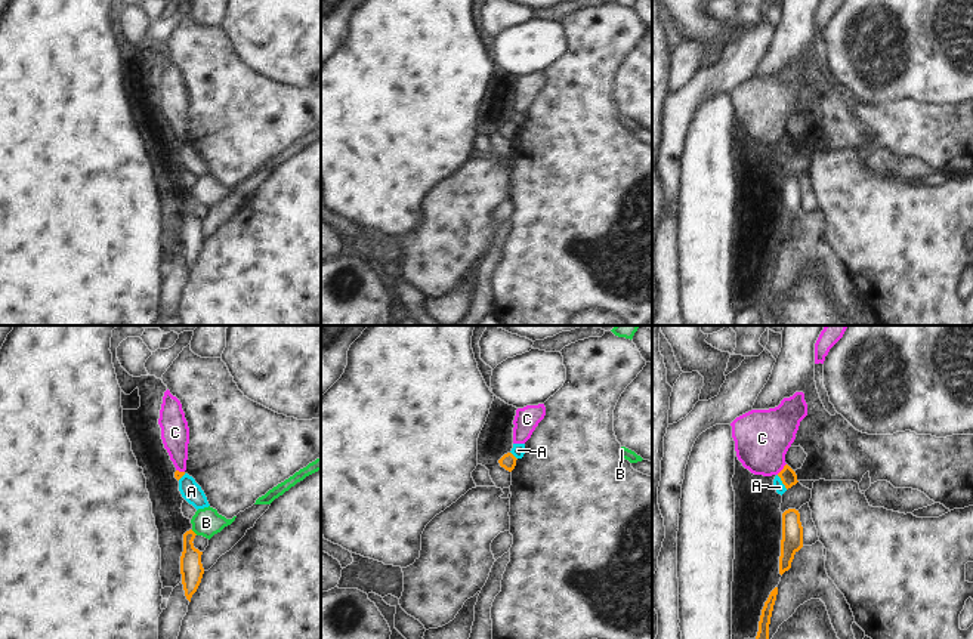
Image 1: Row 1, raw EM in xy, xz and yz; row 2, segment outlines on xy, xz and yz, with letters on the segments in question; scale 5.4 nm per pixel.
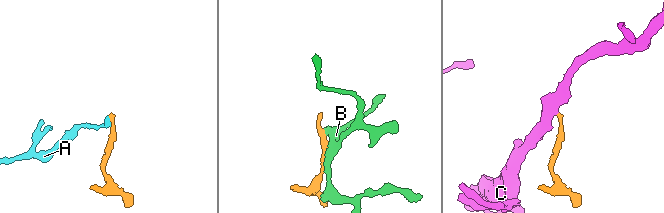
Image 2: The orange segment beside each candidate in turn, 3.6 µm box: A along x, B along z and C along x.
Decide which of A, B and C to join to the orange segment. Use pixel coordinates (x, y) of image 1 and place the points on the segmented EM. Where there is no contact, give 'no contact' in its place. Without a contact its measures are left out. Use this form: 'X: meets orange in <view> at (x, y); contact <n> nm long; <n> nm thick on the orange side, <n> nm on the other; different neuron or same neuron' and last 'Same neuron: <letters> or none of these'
A: meets orange in yz at (782, 482); contact 100 nm long; 90 nm thick on the orange side, 60 nm on the other; different neuron
B: meets orange in xy at (192, 531); contact 50 nm long; 130 nm thick on the orange side, 150 nm on the other; different neuron
C: meets orange in yz at (782, 469); contact 80 nm long; 90 nm thick on the orange side, 300 nm on the other; different neuron
Same neuron: none of these

